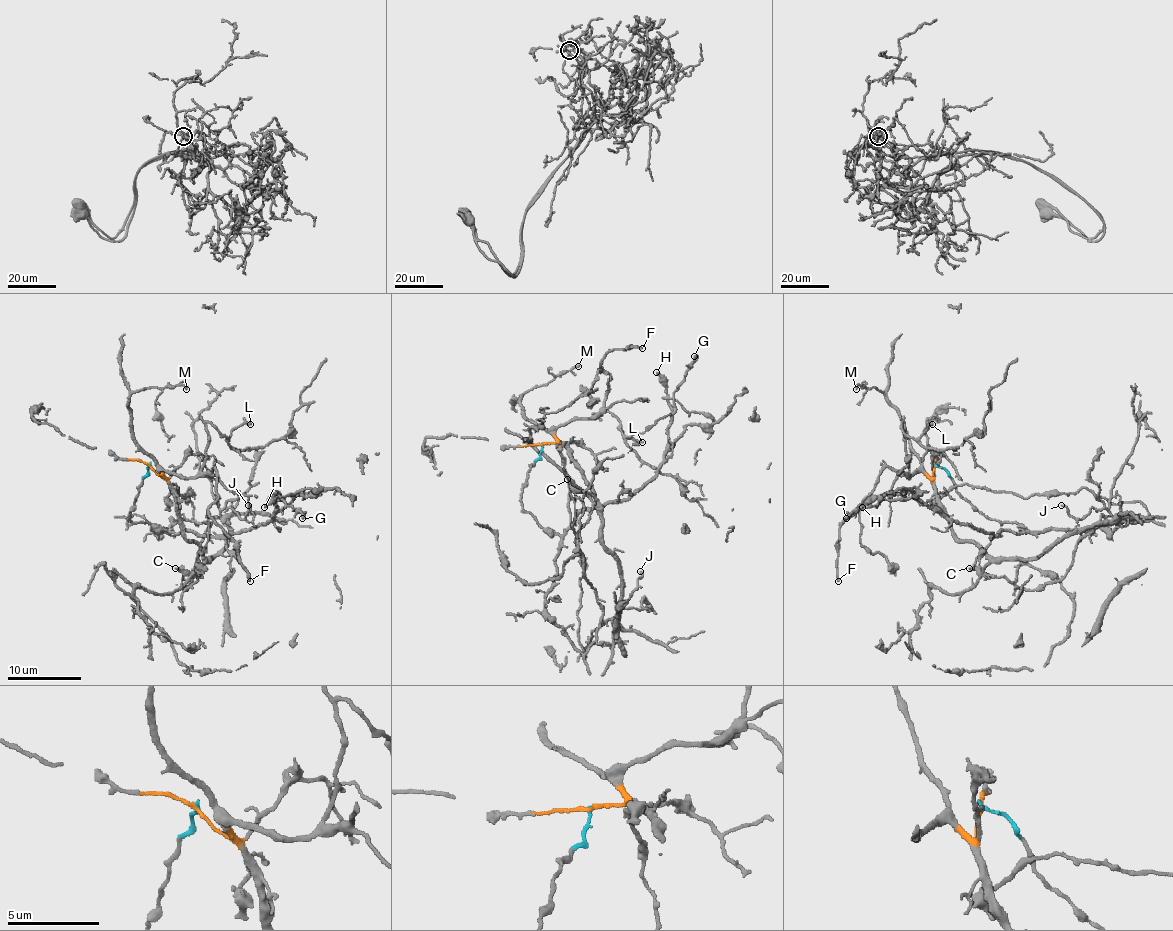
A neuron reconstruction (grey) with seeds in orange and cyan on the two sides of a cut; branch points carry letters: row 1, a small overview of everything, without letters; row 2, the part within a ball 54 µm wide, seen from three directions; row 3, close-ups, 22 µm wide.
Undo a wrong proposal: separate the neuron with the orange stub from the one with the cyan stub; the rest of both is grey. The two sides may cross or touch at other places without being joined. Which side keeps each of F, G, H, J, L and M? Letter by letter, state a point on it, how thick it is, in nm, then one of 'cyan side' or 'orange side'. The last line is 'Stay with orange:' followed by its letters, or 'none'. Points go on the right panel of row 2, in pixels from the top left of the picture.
F: (838, 581) | 200 nm | orange side
G: (846, 518) | 200 nm | cyan side
H: (862, 507) | 240 nm | cyan side
J: (1061, 505) | 130 nm | orange side
L: (932, 424) | 160 nm | orange side
M: (856, 389) | 160 nm | orange side
Stay with orange: F, J, L, M

